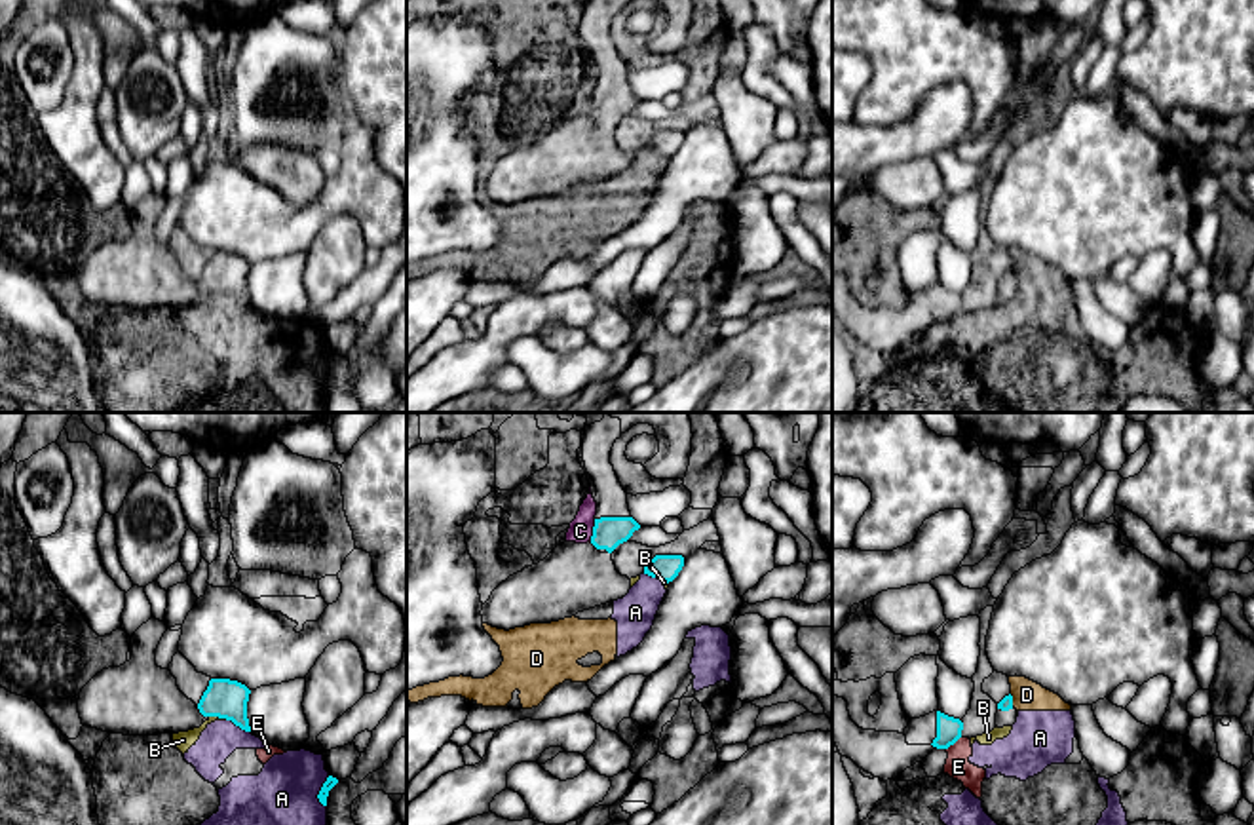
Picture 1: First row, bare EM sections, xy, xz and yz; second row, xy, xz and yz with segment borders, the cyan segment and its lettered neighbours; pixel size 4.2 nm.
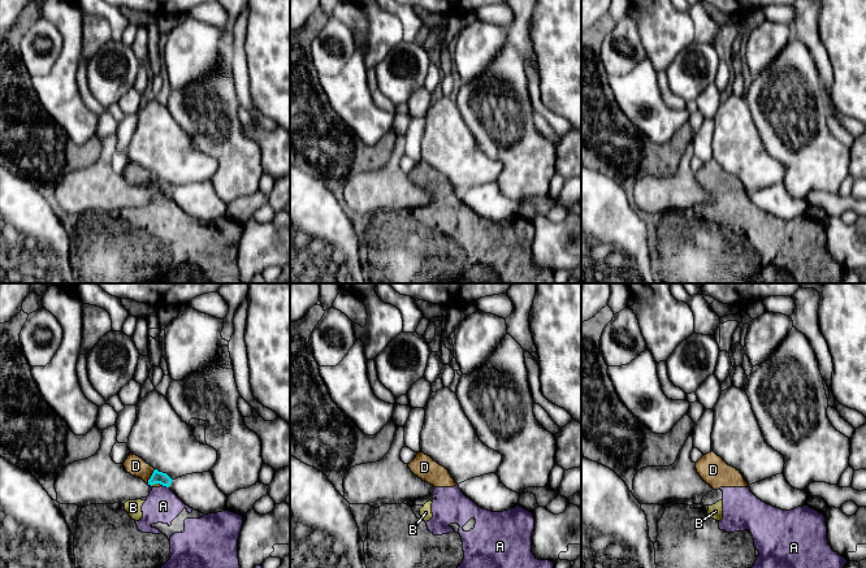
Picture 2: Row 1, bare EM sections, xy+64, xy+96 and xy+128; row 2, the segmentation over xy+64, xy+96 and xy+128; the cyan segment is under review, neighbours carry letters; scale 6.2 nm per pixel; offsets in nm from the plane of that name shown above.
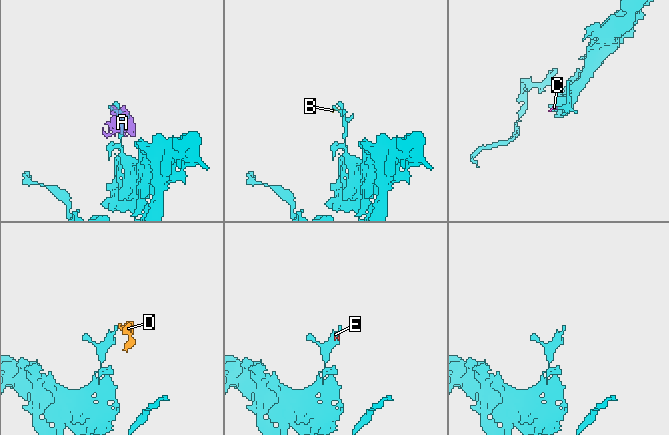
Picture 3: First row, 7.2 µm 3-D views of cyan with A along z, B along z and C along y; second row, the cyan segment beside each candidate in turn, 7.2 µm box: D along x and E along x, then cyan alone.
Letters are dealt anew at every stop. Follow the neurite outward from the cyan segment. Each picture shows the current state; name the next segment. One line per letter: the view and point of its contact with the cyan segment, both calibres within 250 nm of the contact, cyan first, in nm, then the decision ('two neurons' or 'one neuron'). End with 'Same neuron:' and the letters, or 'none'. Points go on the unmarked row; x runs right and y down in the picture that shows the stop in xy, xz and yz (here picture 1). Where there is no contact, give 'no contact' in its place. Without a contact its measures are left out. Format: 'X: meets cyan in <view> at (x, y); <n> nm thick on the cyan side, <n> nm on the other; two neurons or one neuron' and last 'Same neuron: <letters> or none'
A: meets cyan in xy at (320, 365); 50 nm thick on the cyan side, 440 nm on the other; two neurons
B: meets cyan in xy at (219, 291); 170 nm thick on the cyan side, 80 nm on the other; two neurons
C: meets cyan in xz at (593, 105); 140 nm thick on the cyan side, 100 nm on the other; two neurons
D: meets cyan in yz at (1011, 274); 60 nm thick on the cyan side, 130 nm on the other; two neurons
E: meets cyan in yz at (952, 318); 110 nm thick on the cyan side, 110 nm on the other; two neurons
Same neuron: none

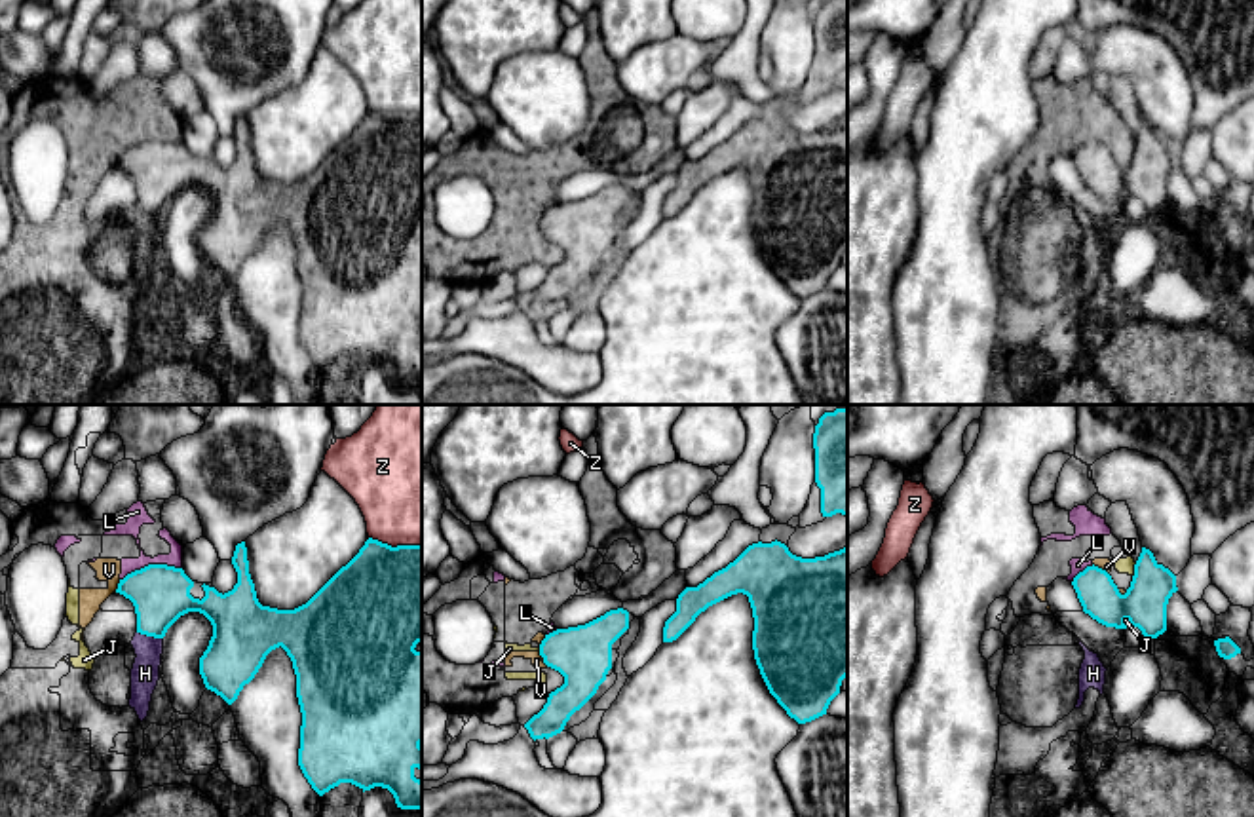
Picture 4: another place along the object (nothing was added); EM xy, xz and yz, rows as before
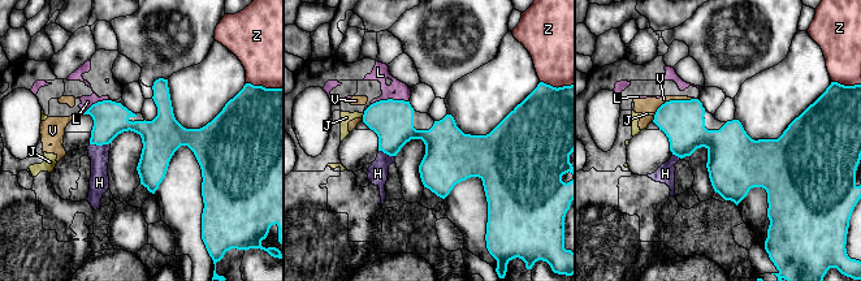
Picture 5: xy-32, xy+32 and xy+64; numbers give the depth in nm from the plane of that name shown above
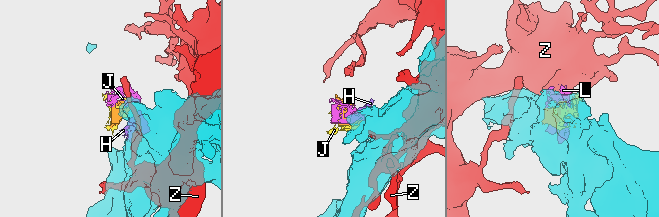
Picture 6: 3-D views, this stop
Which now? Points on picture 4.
H: meets cyan in xy at (151, 209); 240 nm thick on the cyan side, 120 nm on the other; two neurons
J: meets cyan in yz at (1135, 145); 190 nm thick on the cyan side, 60 nm on the other; two neurons
L: meets cyan in xy at (151, 139); 240 nm thick on the cyan side, 80 nm on the other; two neurons
V: meets cyan in xy at (118, 160); 240 nm thick on the cyan side, 100 nm on the other; two neurons
Z: meets cyan in xy at (398, 120); 460 nm thick on the cyan side, 480 nm on the other; two neurons
Same neuron: none

